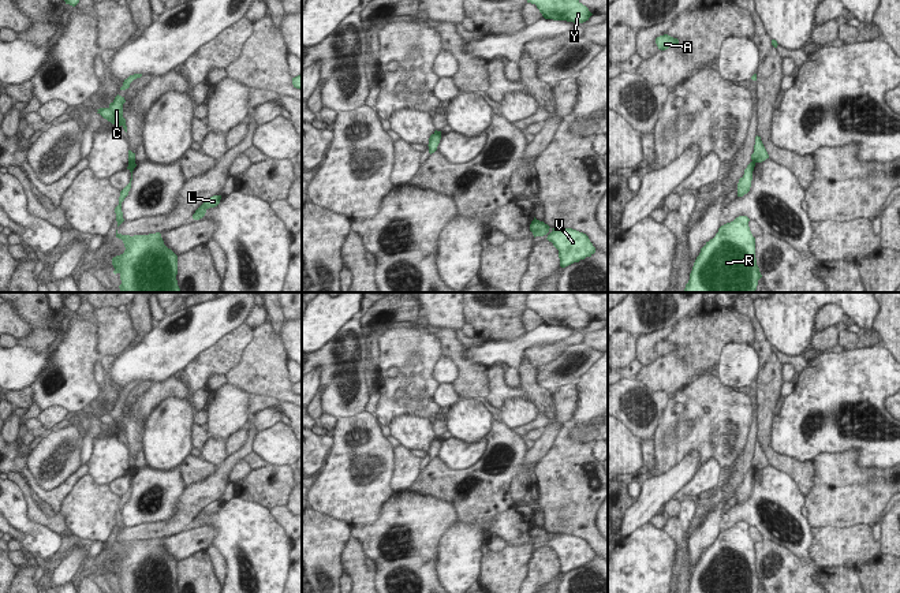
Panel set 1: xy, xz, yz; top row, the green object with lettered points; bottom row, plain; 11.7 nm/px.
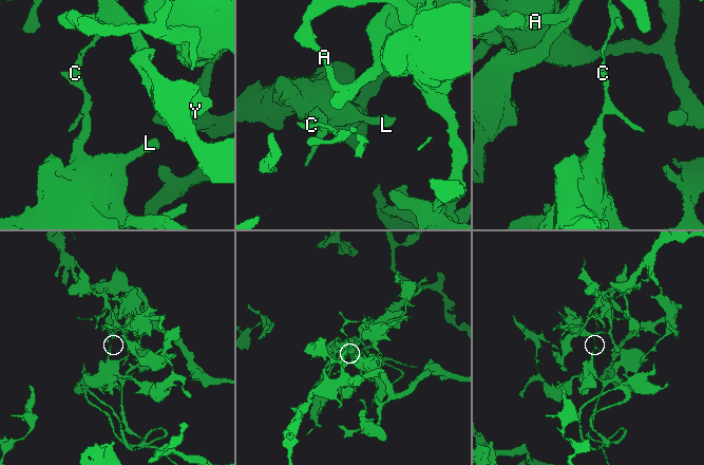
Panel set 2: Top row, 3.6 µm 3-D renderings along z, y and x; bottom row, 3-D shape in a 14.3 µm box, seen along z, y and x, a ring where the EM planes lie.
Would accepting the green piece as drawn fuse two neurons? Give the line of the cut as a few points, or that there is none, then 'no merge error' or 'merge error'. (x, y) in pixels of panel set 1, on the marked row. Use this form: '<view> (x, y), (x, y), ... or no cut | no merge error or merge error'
xy (129, 160), (134, 161) | merge error

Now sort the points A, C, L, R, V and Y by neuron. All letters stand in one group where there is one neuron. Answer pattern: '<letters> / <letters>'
A L R V Y / C

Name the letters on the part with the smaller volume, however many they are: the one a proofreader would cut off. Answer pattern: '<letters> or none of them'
C.

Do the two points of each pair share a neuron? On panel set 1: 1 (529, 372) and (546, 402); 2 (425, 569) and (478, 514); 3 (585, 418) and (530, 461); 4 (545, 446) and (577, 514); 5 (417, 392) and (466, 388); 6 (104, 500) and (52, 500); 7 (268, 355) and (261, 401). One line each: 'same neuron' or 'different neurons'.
1: same neuron
2: different neurons
3: different neurons
4: different neurons
5: different neurons
6: different neurons
7: different neurons

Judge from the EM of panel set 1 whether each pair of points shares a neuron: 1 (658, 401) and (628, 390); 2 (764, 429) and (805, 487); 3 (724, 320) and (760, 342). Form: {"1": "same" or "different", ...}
{"1": "same", "2": "same", "3": "different"}

